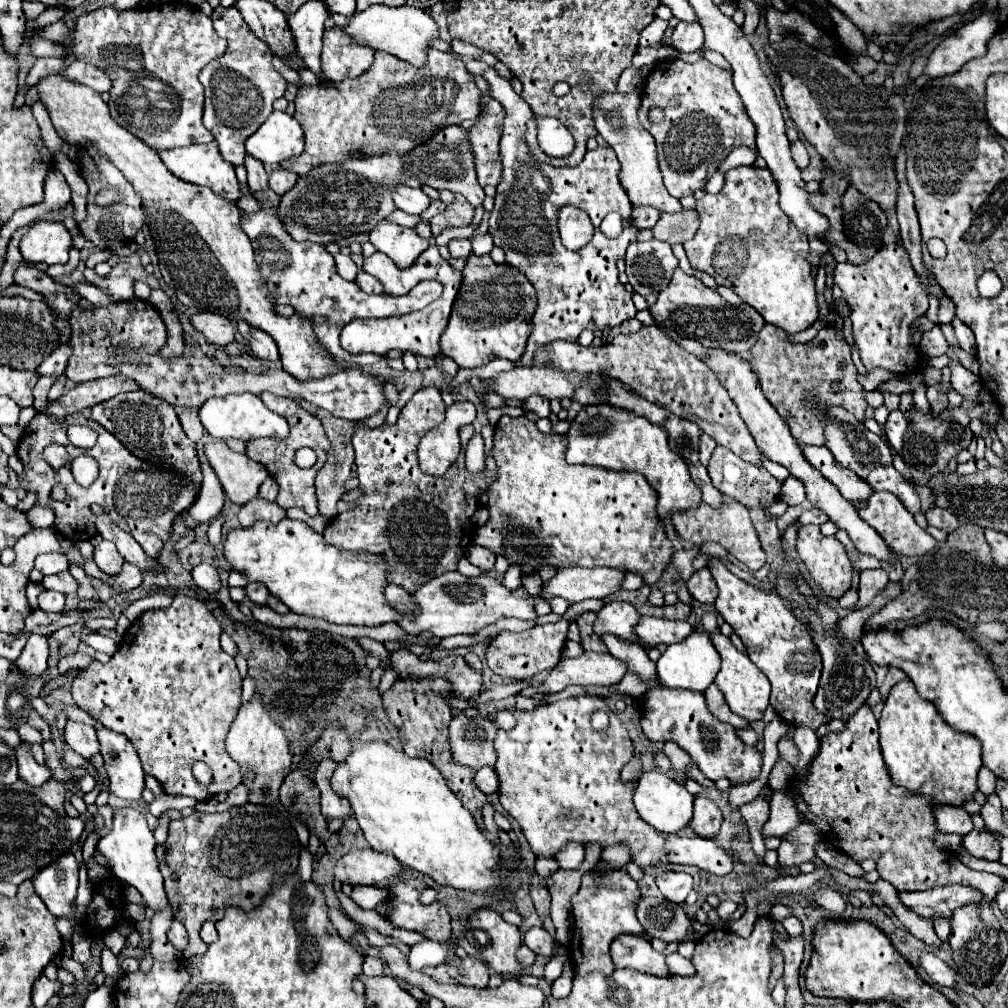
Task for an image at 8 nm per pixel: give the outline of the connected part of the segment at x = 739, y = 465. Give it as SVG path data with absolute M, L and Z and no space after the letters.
M716 446L712 458L710 458L710 464L708 464L708 474L712 478L712 484L726 496L738 500L740 504L744 504L746 508L750 510L756 510L760 514L766 516L766 508L762 502L774 502L780 498L780 488L782 488L782 482L776 480L772 474L768 474L764 468L760 468L758 464L750 464L746 460L742 460L740 456L736 456L732 450L728 448L722 448L722 446Z

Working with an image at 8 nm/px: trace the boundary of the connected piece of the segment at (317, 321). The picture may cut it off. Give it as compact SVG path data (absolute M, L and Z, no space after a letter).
M268 210L258 212L244 212L242 214L242 230L250 236L256 262L260 272L268 284L270 300L276 304L292 304L298 314L308 316L314 320L314 332L320 344L340 362L358 364L358 366L372 366L382 360L378 354L350 354L340 346L340 332L342 328L354 318L386 318L392 314L408 314L420 310L434 302L440 292L442 284L436 280L426 280L416 284L408 296L392 298L384 294L366 294L358 288L356 282L348 282L340 278L334 266L334 258L324 250L322 244L314 242L296 242L284 228L280 216L268 214Z

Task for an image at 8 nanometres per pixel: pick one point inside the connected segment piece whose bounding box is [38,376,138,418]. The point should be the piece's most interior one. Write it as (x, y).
(85, 395)

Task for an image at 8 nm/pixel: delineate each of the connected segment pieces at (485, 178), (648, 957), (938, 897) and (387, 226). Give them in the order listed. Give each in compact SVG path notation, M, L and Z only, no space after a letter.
M496 98L482 102L482 112L476 118L476 124L468 130L468 142L472 148L476 176L480 186L500 182L500 124L504 120L504 110Z
M618 936L612 942L612 960L616 968L632 968L652 976L672 976L666 956L656 952L648 938Z
M944 886L932 888L928 892L900 892L900 900L924 918L944 916L950 918L952 912L960 906L972 904L974 900L982 900L980 890L970 886Z
M378 222L368 236L376 250L390 256L390 260L402 270L410 268L416 258L430 246L430 242L420 238L412 228L402 228L392 222Z

